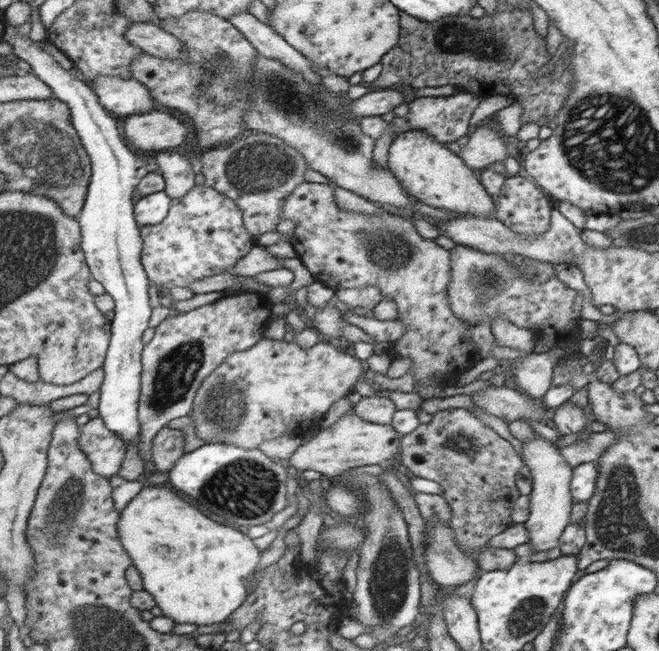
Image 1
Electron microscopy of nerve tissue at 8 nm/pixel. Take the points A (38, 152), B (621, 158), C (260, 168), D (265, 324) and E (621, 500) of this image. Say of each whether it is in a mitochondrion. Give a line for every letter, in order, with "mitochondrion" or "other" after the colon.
A: mitochondrion
B: mitochondrion
C: mitochondrion
D: other
E: mitochondrion

